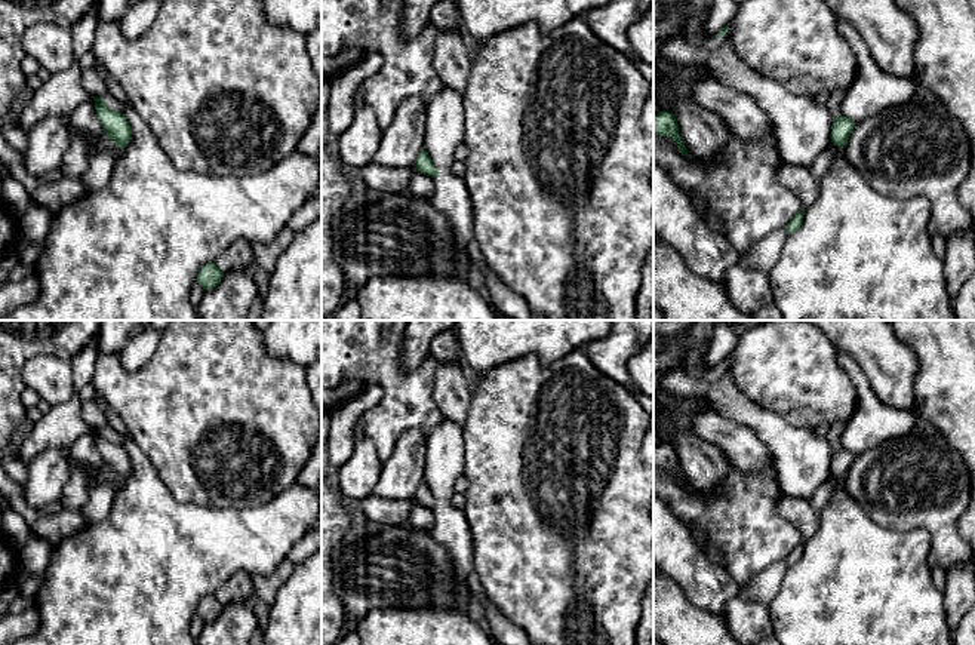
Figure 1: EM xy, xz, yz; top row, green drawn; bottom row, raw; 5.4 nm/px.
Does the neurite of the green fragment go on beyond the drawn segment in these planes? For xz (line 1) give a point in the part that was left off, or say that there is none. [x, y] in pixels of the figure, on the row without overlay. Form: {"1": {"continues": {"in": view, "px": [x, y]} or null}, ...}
{"1": {"continues": null}}

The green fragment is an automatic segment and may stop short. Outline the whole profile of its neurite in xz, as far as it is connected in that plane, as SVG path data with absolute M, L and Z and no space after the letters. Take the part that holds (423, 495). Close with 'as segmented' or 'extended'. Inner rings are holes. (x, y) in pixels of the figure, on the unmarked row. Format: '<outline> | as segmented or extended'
M421 483L415 492L415 501L427 509L436 510L439 509L439 503L436 501L431 489L428 488L427 483Z | as segmented

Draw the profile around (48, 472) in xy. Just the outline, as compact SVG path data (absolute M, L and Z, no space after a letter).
M46 448L28 463L24 485L25 500L33 509L41 510L59 500L70 479L70 448Z

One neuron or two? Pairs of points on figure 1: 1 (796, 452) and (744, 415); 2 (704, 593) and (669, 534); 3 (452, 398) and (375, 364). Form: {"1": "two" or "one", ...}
{"1": "one", "2": "one", "3": "two"}

